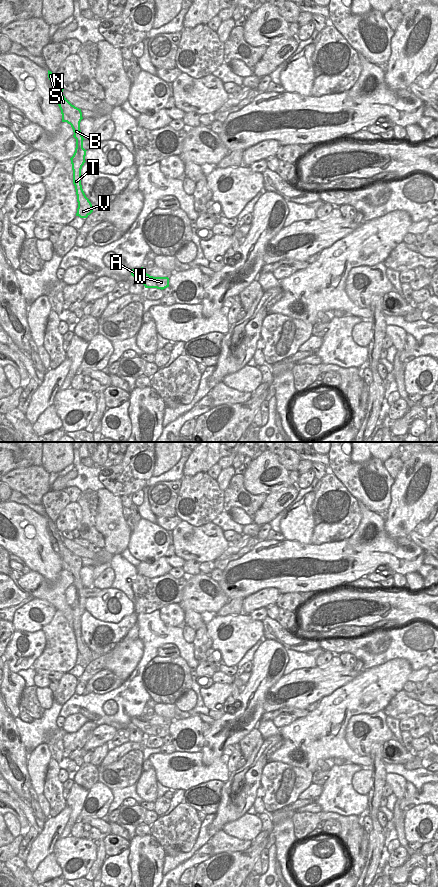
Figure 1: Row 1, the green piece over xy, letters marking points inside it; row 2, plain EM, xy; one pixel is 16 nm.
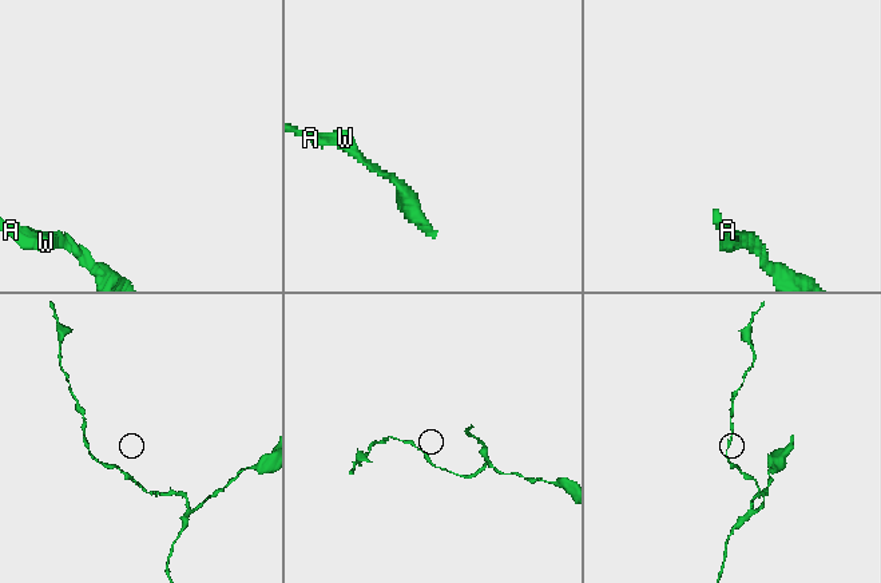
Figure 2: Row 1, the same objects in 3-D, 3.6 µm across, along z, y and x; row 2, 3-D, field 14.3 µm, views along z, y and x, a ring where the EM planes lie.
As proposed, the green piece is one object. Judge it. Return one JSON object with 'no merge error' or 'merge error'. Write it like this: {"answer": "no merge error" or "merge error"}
{"answer": "no merge error"}

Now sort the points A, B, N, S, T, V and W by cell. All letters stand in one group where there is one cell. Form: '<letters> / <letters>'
A B N S T V W

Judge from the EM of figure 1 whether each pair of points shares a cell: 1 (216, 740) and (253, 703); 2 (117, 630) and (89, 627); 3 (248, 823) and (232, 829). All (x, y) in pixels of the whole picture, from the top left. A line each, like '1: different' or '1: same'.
1: same
2: same
3: same

